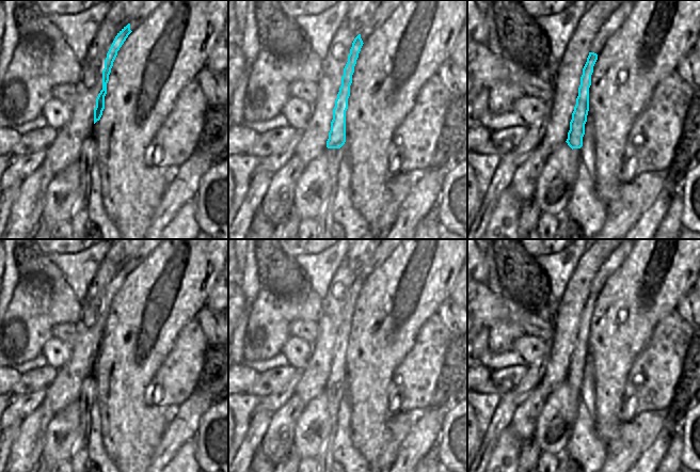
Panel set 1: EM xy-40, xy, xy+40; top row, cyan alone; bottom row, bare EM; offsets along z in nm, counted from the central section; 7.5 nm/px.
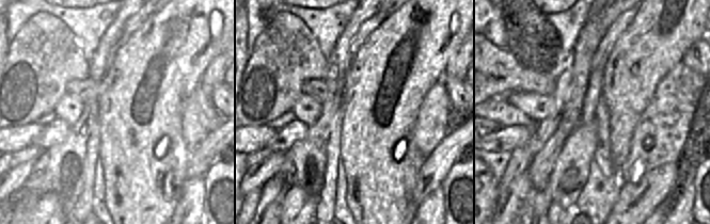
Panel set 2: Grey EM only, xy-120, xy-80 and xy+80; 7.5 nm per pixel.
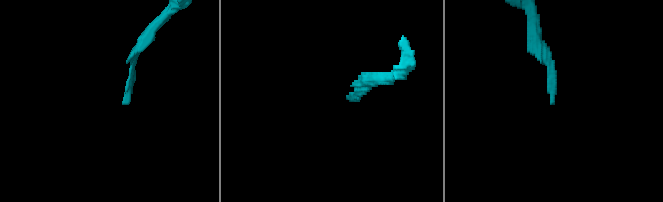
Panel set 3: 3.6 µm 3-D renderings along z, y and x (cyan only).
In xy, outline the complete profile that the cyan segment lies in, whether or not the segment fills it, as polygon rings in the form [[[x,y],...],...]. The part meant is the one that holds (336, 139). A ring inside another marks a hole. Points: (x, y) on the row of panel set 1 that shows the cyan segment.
[[[359,34],[352,43],[352,47],[348,56],[348,62],[344,68],[341,85],[333,109],[331,130],[329,132],[327,146],[324,147],[323,154],[329,162],[329,175],[333,179],[333,186],[337,182],[339,162],[346,155],[346,111],[348,109],[348,98],[350,96],[350,85],[352,83],[354,66],[363,44],[361,34]]]

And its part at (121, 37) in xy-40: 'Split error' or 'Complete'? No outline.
Complete.

